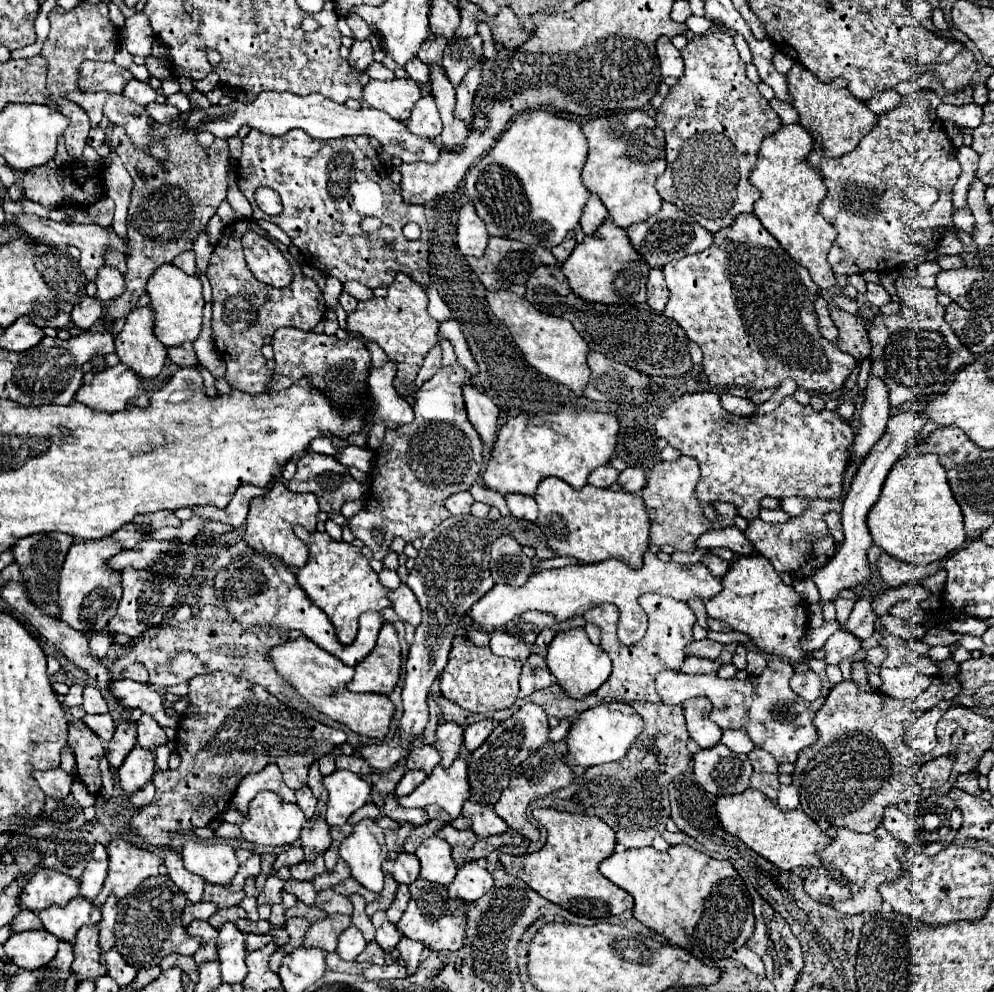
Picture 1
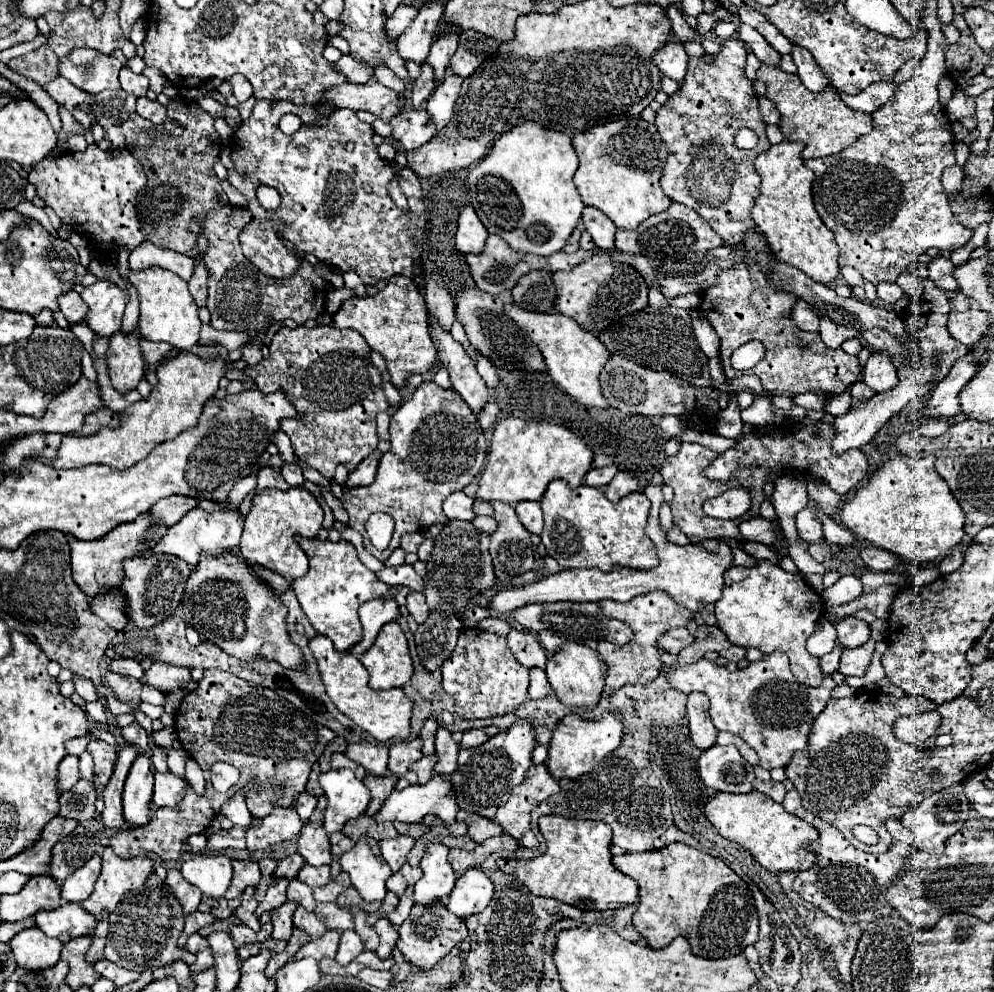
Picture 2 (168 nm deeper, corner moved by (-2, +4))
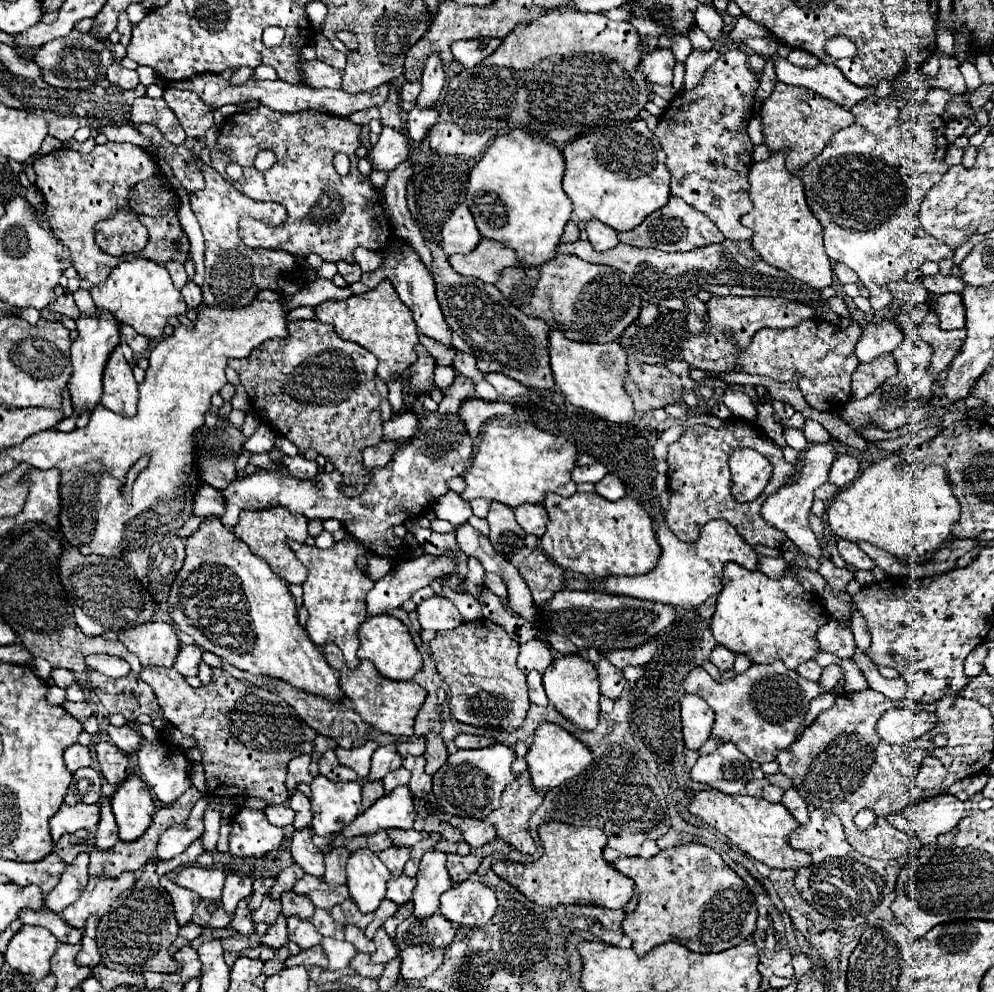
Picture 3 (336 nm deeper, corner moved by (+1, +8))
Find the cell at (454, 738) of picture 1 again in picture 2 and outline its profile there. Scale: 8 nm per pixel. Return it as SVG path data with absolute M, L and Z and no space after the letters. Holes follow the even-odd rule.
M440 726L436 732L436 756L438 756L438 762L434 766L436 776L444 778L456 770L458 750L460 750L460 746L458 746L458 742L452 740L452 734Z

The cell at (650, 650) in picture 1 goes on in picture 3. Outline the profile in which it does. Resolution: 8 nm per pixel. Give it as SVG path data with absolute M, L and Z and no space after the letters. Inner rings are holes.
M599 652L599 680L601 680L601 694L613 700L625 688L625 676L621 668L615 668L611 662L607 662L605 652Z

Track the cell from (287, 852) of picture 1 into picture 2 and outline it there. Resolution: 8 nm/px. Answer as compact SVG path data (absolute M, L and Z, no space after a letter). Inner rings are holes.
M292 854L292 856L284 858L282 862L278 862L278 868L276 868L274 876L276 876L276 878L294 880L294 878L298 876L298 872L300 872L300 868L302 868L302 866L304 866L304 860L302 860L302 856L298 856L298 854Z

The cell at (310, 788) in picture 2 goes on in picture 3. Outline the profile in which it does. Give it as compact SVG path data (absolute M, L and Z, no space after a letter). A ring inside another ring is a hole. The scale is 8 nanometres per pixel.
M295 756L291 762L289 762L289 774L287 774L287 790L293 794L297 790L297 784L299 782L311 782L313 776L309 772L309 764L311 764L311 758L309 756Z

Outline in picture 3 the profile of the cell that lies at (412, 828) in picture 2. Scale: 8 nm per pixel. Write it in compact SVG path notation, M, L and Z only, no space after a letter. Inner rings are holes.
M391 828L391 830L389 830L389 838L393 840L395 846L407 846L407 848L411 848L411 846L415 846L417 842L429 838L429 834L427 834L427 832L417 832L417 830L413 830L413 828L409 828L409 830Z

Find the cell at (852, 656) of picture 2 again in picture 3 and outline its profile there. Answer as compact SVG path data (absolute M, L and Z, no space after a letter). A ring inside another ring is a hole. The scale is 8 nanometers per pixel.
M829 664L827 668L823 668L823 674L821 674L821 684L825 688L825 692L829 692L839 680L843 680L843 668L839 664Z

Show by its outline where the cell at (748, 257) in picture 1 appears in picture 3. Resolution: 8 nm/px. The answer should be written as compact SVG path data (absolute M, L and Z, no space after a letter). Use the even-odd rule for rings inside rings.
M820 318L806 320L787 330L762 328L747 348L739 350L737 366L743 372L767 376L775 382L789 382L799 372L799 390L811 408L841 410L851 398L851 374L859 366L859 358L855 356L859 336L861 326L857 322L849 328L837 328Z

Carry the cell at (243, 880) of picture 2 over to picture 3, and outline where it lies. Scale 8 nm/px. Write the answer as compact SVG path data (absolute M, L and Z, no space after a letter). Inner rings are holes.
M229 872L227 880L225 880L225 888L223 888L223 896L221 896L221 904L227 912L235 912L237 902L241 898L249 898L253 892L253 880L249 876L237 874L237 872Z

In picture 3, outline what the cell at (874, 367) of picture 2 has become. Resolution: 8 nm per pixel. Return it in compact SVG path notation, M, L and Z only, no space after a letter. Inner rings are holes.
M879 320L863 328L863 334L855 346L855 354L861 362L873 362L881 354L893 352L903 342L903 332L891 320Z

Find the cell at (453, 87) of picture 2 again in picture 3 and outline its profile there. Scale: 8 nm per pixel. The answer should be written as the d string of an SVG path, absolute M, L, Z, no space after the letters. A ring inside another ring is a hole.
M411 108L409 118L407 118L407 134L411 140L423 140L429 128L433 128L439 120L439 108Z

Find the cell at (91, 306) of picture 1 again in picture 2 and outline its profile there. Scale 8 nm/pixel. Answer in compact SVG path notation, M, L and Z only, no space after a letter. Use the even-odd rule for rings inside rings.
M68 290L66 294L62 294L62 298L58 298L58 304L60 304L60 310L62 310L62 314L66 316L66 320L70 324L84 322L86 304L82 304L82 298L80 298L78 292Z

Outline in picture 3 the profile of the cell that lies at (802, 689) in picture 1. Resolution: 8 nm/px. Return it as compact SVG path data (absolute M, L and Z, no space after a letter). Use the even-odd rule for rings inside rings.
M735 562L723 566L723 590L717 596L711 630L715 640L735 654L743 652L759 664L785 660L785 666L795 670L799 664L819 654L815 636L827 620L821 598L813 592L809 594L791 570L785 570L781 578L769 578Z

